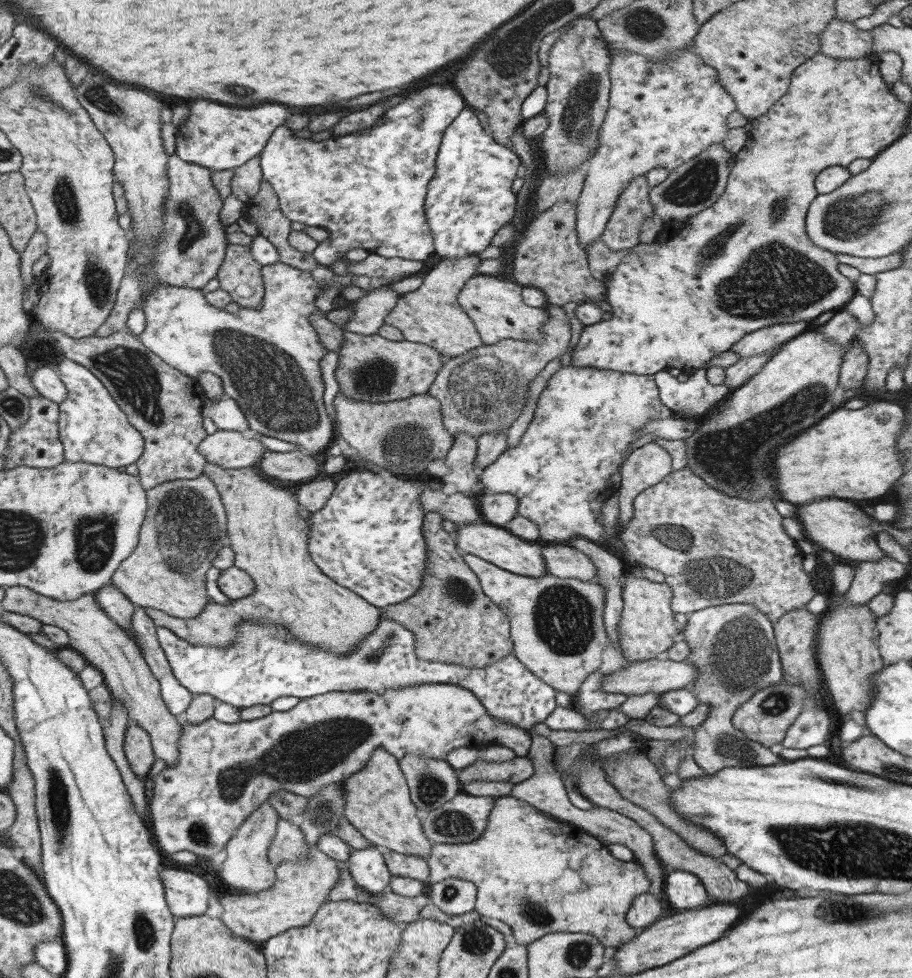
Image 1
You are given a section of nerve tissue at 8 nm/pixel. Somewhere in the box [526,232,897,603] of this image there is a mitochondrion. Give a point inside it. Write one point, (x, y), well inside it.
(734, 458)

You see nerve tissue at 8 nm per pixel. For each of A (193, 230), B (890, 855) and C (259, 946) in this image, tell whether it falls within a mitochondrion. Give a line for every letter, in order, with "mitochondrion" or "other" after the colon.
A: mitochondrion
B: mitochondrion
C: other

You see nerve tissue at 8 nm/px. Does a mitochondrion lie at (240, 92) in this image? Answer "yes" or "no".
yes

